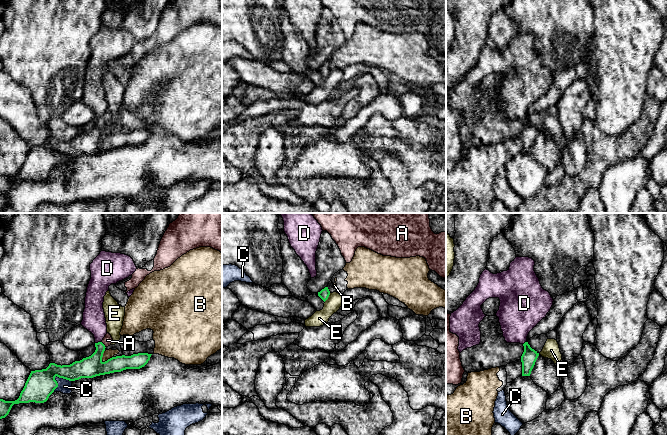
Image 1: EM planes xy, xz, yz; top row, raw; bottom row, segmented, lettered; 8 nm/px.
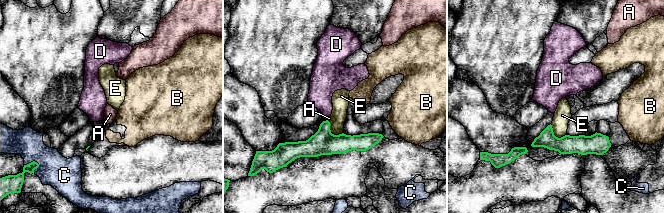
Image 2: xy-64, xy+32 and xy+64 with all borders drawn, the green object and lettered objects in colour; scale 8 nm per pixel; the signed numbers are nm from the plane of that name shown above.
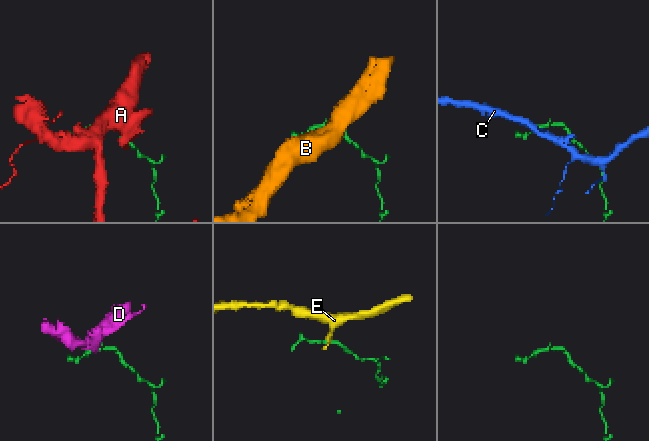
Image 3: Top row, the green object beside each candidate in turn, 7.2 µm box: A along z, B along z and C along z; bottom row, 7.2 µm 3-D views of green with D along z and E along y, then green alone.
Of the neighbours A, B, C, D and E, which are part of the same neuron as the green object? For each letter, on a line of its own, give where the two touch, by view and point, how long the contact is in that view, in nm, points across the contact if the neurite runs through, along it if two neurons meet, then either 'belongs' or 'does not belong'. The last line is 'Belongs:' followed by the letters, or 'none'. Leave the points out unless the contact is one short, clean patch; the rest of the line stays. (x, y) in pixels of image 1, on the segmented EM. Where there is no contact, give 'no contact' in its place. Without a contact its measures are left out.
A: contact xy (103, 344); length 70 nm; way xy (92, 366), (103, 344), (107, 340); belongs
B: contact xy (102, 356); length 100 nm; border xy (104, 350), (103, 362); does not belong
C: contact xy (56, 375); length 180 nm; border xy (71, 380), (56, 376), (57, 387), (53, 391); does not belong
D: contact xy (98, 342); length 50 nm; border xy (100, 341), (95, 343); does not belong
E: contact xz (328, 296); length 90 nm; border xz (330, 293), (324, 301); does not belong
Belongs: A

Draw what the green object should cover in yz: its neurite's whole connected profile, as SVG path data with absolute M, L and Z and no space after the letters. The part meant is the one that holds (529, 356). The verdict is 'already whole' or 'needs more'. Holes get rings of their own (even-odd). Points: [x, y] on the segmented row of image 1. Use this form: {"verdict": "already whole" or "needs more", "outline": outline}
{"verdict": "already whole", "outline": "M525 342L523 346L524 352L521 356L522 376L530 376L531 371L535 365L535 362L539 356L539 353L532 349L528 342Z"}

